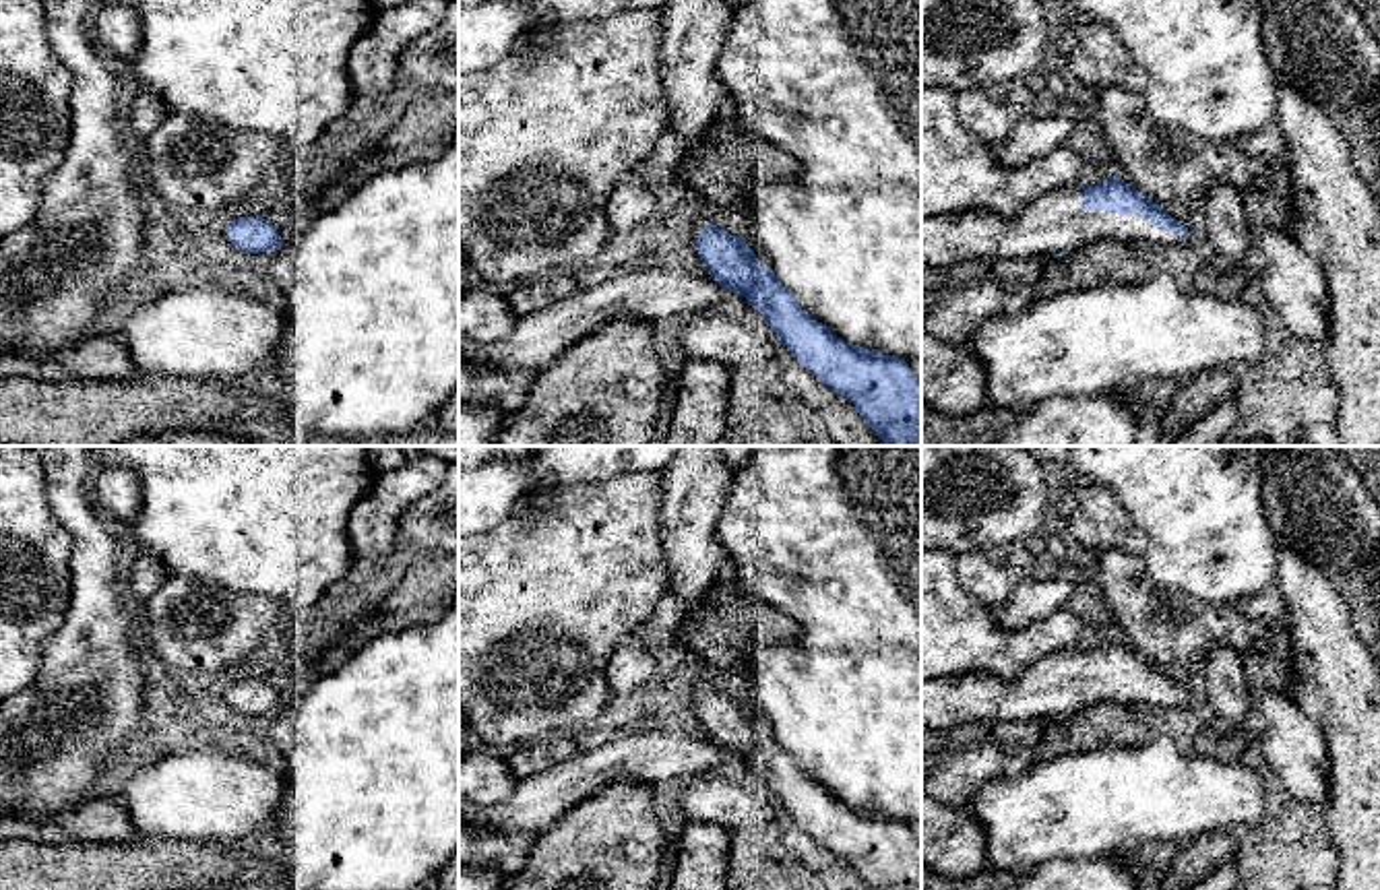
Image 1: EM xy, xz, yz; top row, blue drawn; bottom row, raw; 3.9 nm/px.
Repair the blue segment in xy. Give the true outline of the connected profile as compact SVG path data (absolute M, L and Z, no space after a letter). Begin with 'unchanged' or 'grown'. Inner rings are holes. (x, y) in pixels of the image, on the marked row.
unchanged; M238 217L227 225L227 233L246 254L275 252L283 246L277 227L262 217Z

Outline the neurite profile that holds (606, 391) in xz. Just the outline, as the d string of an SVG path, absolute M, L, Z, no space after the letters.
M630 316L611 320L537 372L496 446L647 446L669 382L655 351L655 324Z

